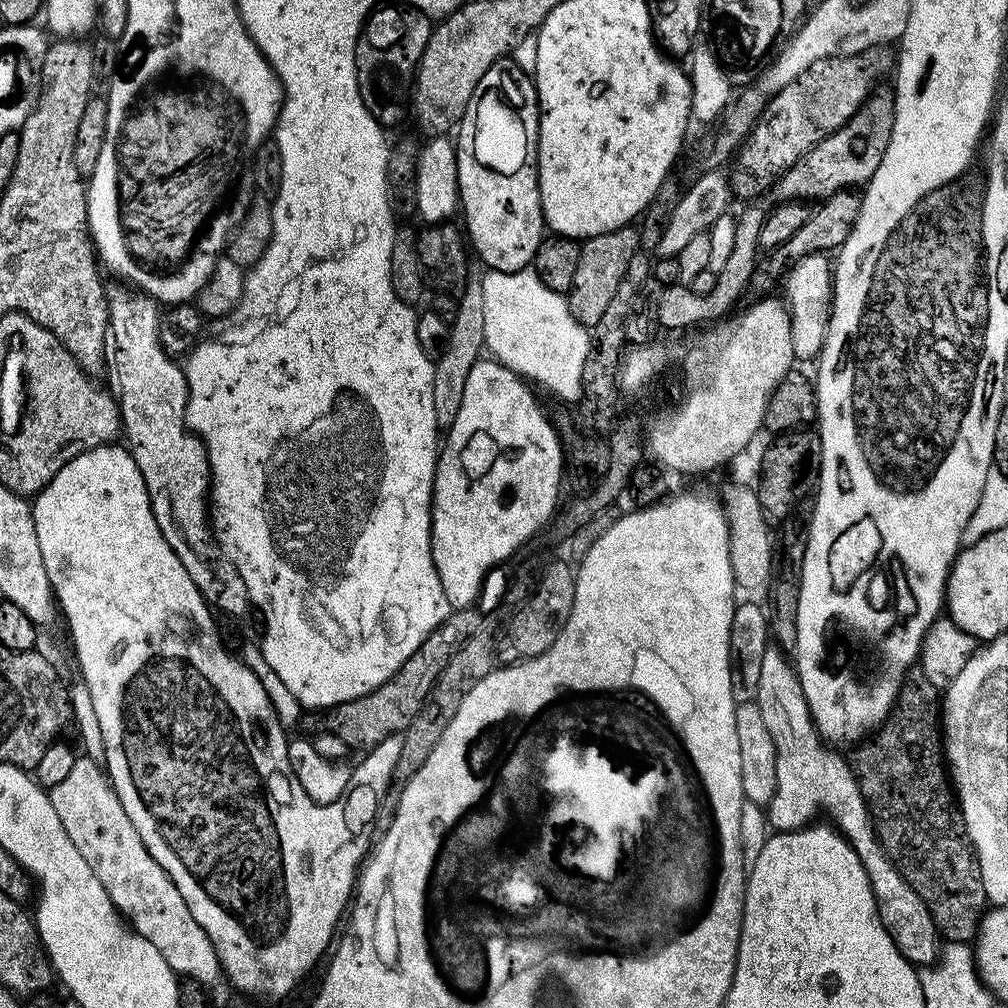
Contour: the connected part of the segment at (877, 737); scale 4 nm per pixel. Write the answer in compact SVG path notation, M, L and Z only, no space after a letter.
M919 670L913 671L910 678L905 679L904 687L900 690L900 696L896 700L896 705L892 707L888 717L876 729L874 735L871 738L865 739L855 749L855 752L856 764L854 760L854 771L856 773L856 781L860 787L862 798L868 807L872 825L876 827L876 836L882 842L890 862L894 862L898 874L902 874L902 878L906 878L906 882L912 887L914 894L918 894L918 898L922 898L922 902L926 902L926 906L936 923L936 931L940 933L945 941L962 942L963 944L975 941L976 931L980 929L980 919L984 917L986 905L988 904L988 895L984 893L982 878L980 877L980 863L976 857L972 839L968 837L968 831L964 825L964 814L961 805L958 803L958 797L953 785L950 783L949 769L946 767L946 749L942 743L942 696L937 688L924 677L923 672Z

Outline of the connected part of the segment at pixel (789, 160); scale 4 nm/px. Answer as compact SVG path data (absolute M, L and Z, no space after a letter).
M888 46L867 48L853 56L831 56L830 58L818 58L818 62L810 62L810 66L806 66L806 70L802 70L802 74L798 74L798 78L794 78L794 82L790 82L782 91L777 92L767 101L753 132L735 157L735 160L737 159L736 171L730 174L731 191L735 195L737 192L742 199L748 200L744 202L755 201L752 199L762 195L767 188L769 191L776 181L784 173L789 172L810 149L818 146L818 142L822 142L822 138L830 138L830 134L842 130L842 126L846 126L846 122L850 122L850 118L854 118L854 114L872 95L874 86L876 86L872 84L878 83L887 72L889 75L893 68L894 52Z

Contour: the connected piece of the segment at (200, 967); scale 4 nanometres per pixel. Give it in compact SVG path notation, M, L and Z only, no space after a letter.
M77 758L70 774L66 774L60 784L50 789L50 795L54 810L58 810L58 818L62 818L62 826L66 826L66 834L70 834L74 846L78 846L78 854L86 858L98 882L102 882L121 917L130 922L139 936L146 938L158 949L158 954L166 958L173 972L205 986L217 983L221 979L222 969L214 942L210 942L206 930L202 930L202 926L198 926L194 920L194 914L190 914L190 906L186 906L182 894L178 894L178 886L174 886L166 870L162 870L162 866L154 862L150 850L146 850L138 830L134 830L134 822L126 818L126 810L122 810L122 802L113 790L112 781L108 779L105 769L93 760Z

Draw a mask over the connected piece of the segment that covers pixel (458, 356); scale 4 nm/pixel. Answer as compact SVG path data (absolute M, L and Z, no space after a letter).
M476 274L469 275L458 296L457 312L450 320L448 345L435 357L434 363L434 418L437 429L447 430L454 426L454 418L458 418L458 410L462 406L462 394L466 391L466 378L470 378L470 370L481 359L484 347L484 327L486 314L482 310L482 279Z

